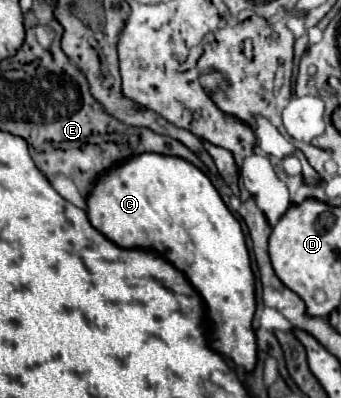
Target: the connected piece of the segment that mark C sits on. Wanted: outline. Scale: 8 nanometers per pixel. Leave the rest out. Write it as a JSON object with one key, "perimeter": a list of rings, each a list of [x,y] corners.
{"perimeter":[[[138,154],[138,158],[130,158],[130,162],[122,162],[118,170],[110,170],[106,178],[98,178],[94,190],[90,190],[90,198],[86,198],[86,212],[90,216],[92,210],[92,226],[110,238],[114,244],[122,248],[150,248],[162,254],[168,262],[172,262],[184,276],[194,284],[194,288],[202,294],[208,316],[212,320],[212,348],[226,358],[230,358],[236,366],[242,366],[246,372],[256,366],[256,336],[252,330],[252,316],[256,310],[254,302],[254,274],[250,268],[250,256],[244,242],[242,228],[232,212],[226,208],[218,190],[210,182],[210,178],[178,156],[166,154]]]}

